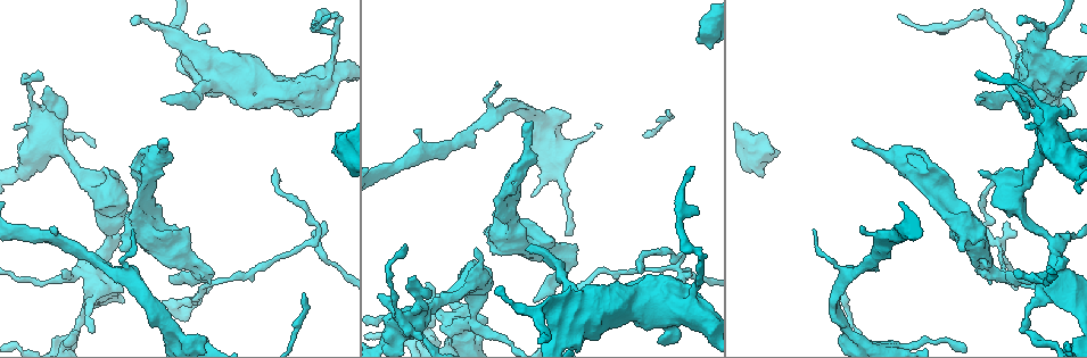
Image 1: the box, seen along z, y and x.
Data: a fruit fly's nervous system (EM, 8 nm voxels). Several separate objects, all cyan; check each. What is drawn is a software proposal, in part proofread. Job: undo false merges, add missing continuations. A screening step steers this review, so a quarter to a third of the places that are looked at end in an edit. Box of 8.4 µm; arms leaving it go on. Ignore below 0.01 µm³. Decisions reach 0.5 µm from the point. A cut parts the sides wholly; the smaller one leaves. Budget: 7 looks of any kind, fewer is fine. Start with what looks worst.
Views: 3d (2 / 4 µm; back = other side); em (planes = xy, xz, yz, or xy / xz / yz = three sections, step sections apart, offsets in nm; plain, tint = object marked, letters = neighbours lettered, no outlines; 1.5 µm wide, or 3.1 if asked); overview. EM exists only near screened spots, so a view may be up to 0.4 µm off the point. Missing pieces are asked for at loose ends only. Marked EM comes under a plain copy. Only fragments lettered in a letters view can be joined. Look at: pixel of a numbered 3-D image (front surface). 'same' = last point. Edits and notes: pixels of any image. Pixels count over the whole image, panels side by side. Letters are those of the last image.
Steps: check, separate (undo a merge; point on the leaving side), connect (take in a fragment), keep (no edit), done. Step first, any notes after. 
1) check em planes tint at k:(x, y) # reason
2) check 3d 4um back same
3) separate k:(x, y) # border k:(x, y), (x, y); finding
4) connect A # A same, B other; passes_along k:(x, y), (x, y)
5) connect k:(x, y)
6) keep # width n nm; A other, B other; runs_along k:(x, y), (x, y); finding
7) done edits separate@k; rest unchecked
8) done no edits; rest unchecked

check em planes letters at 1:(640, 272) # free end

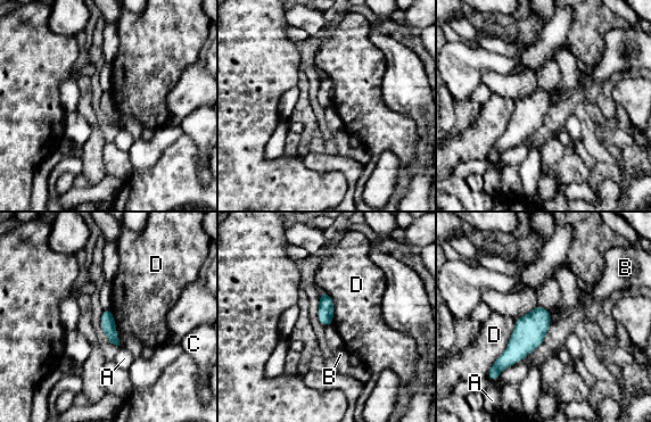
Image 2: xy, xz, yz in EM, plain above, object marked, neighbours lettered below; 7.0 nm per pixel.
keep # longest_contact D 440 nm; A other, B other, C other, D other; border 2:(548, 311), (551, 320); none of them fits

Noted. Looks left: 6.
check em yz step 8 tint at 1:(92, 332) # tapers out

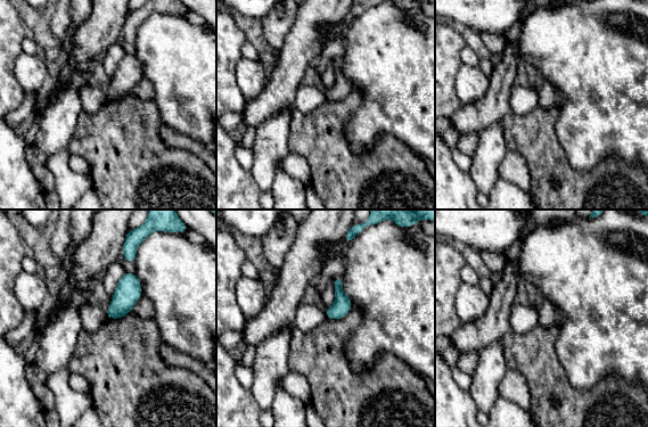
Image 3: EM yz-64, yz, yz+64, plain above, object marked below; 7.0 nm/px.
check em planes letters same

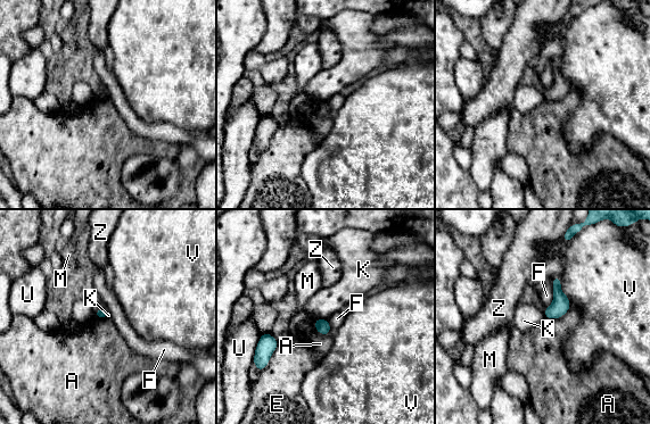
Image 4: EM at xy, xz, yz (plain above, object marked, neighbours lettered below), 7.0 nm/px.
keep # A other, E other, F other, K other, M other, U other, V other, Z other; border 4:(315, 318), (315, 330), (327, 335); no lettered fragment goes on from it

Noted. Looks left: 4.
check em xz step 8 tint at 1:(169, 333) # thick turns thin

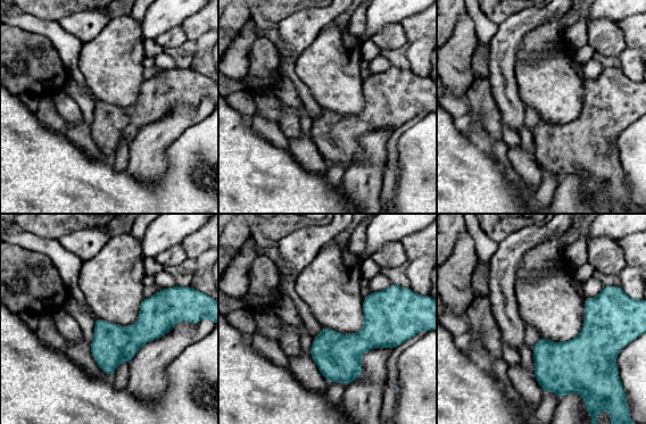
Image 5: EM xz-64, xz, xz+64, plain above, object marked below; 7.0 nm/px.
check em planes tint same

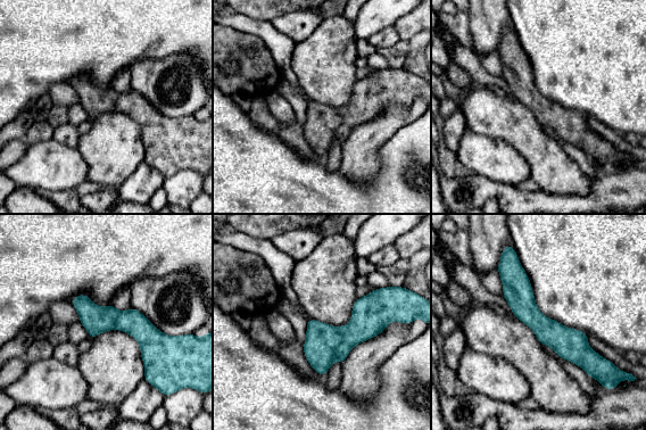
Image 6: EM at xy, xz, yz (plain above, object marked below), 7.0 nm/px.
check em planes letters same

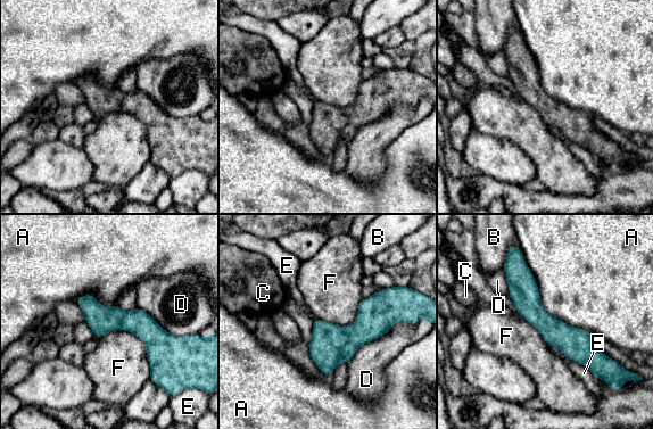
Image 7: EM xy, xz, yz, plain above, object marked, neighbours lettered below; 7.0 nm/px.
keep # width 190 nm; A other, B other, C other, D other, E other, F other; all the same neuron

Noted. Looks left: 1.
done no edits; rest unchecked

